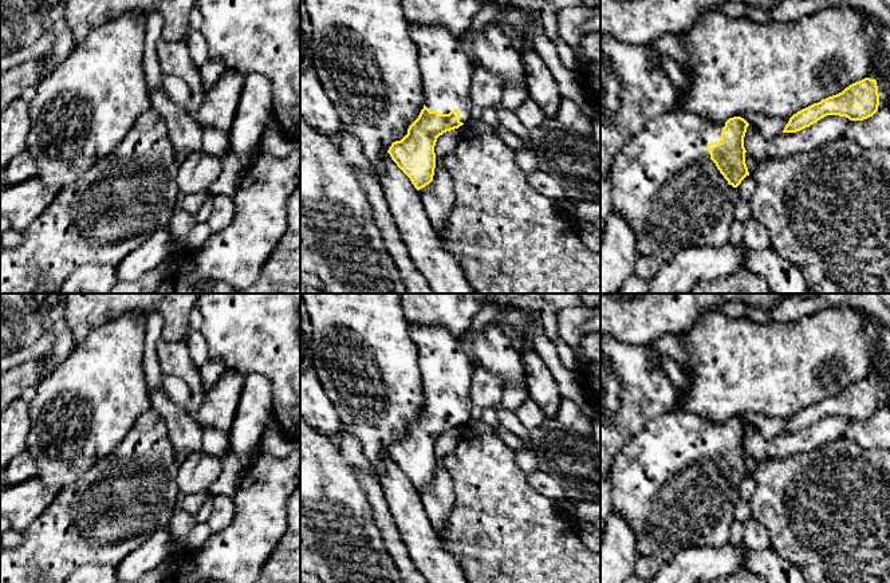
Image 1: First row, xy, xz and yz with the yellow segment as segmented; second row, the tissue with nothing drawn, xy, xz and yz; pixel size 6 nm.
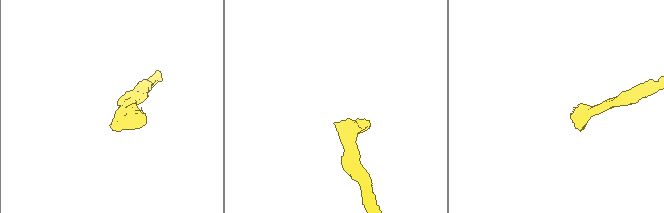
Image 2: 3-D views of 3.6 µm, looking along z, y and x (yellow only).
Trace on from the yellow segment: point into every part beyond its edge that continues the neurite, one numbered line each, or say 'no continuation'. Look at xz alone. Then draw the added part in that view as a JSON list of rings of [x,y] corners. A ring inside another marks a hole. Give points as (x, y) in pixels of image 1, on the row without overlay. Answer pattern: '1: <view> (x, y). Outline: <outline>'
1: xz (447, 370). Outline: [[[410,323],[409,334],[418,348],[424,405],[438,414],[460,411],[460,422],[472,418],[470,383],[474,366],[460,338],[444,326]]]

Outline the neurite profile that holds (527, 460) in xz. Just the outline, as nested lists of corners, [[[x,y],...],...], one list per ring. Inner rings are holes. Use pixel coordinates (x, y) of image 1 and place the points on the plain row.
[[[523,446],[519,452],[515,452],[515,461],[527,474],[542,470],[540,457],[527,446]]]

